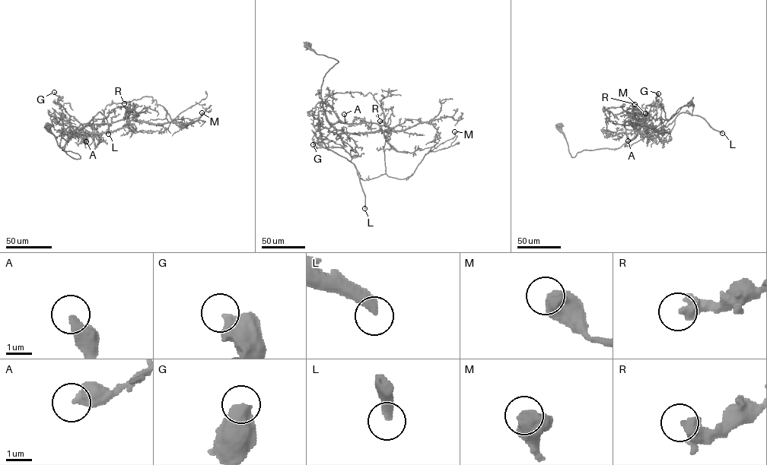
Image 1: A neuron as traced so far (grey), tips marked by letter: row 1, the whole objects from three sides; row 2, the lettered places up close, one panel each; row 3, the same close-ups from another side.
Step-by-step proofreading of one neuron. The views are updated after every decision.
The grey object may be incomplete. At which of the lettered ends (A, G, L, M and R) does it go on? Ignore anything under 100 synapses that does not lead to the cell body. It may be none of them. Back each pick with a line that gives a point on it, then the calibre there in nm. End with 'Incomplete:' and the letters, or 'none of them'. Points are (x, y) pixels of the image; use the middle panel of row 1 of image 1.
L: at (364, 208); 400 nm thick
Incomplete: L

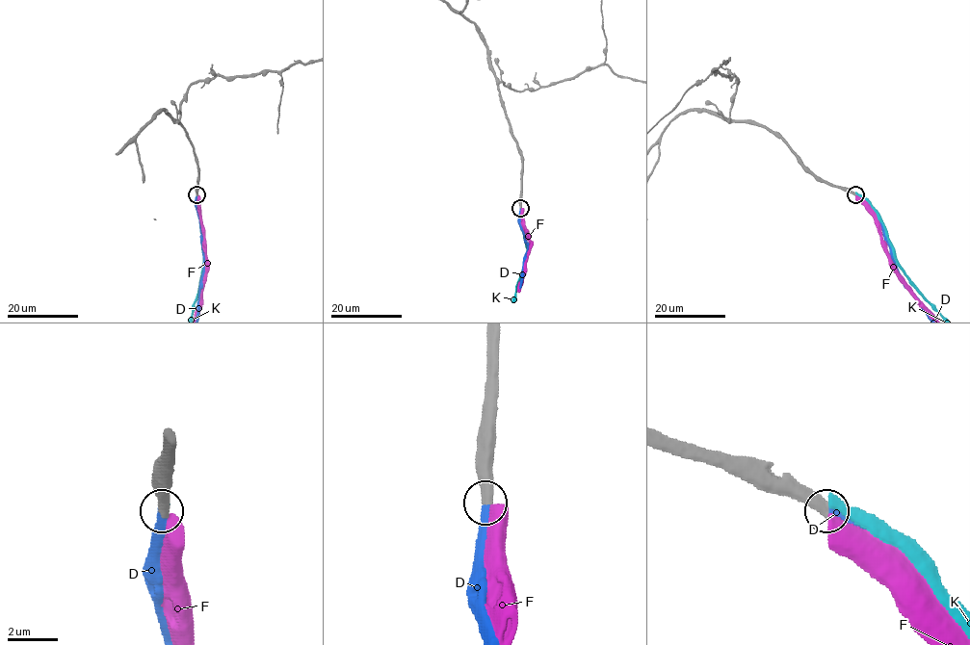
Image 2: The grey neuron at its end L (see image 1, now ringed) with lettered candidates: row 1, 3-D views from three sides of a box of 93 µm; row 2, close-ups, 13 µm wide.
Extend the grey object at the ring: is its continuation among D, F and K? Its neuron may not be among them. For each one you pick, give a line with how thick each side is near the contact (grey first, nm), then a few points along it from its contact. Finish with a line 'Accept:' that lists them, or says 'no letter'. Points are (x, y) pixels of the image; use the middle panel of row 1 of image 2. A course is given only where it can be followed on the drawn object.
D: calibres 480 and 440 nm
Accept: D

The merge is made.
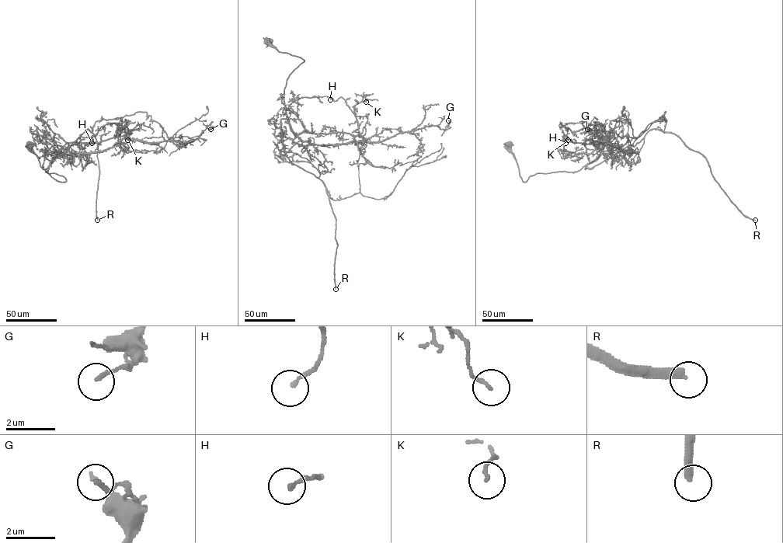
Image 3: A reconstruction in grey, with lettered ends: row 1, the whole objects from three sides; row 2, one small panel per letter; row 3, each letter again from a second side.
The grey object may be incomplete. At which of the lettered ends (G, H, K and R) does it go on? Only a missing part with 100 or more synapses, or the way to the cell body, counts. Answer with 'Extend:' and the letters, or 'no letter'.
Extend: R

